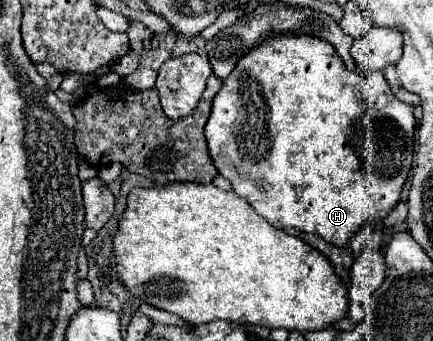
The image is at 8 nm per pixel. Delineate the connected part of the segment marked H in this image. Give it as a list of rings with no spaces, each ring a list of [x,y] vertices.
[[[276,36],[268,38],[264,44],[254,48],[250,54],[246,54],[232,74],[222,82],[220,92],[214,96],[212,102],[212,112],[206,122],[204,134],[208,142],[208,154],[216,166],[216,170],[230,180],[232,190],[246,198],[258,214],[268,218],[278,228],[298,228],[302,232],[318,234],[326,242],[334,246],[344,246],[348,248],[350,238],[372,218],[384,220],[400,202],[402,196],[402,186],[410,174],[412,168],[412,158],[414,158],[414,130],[416,130],[416,120],[412,114],[412,106],[400,102],[394,98],[388,82],[384,80],[382,72],[370,74],[370,76],[360,76],[358,72],[350,72],[344,62],[338,58],[334,46],[328,42],[322,42],[320,38],[312,36]]]

